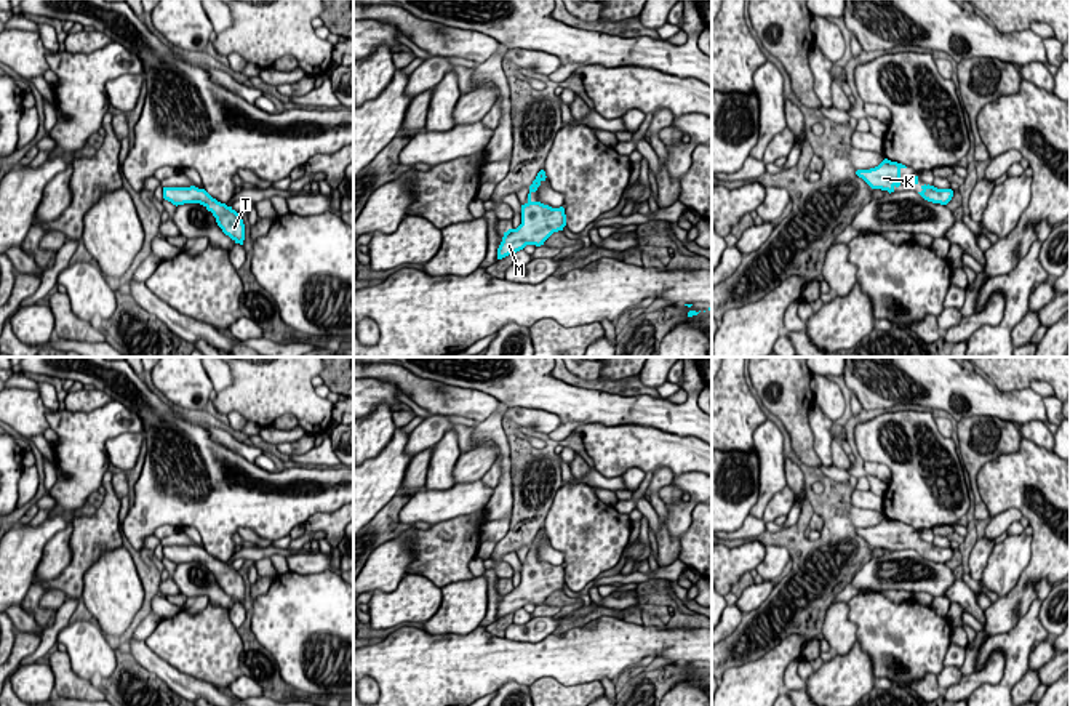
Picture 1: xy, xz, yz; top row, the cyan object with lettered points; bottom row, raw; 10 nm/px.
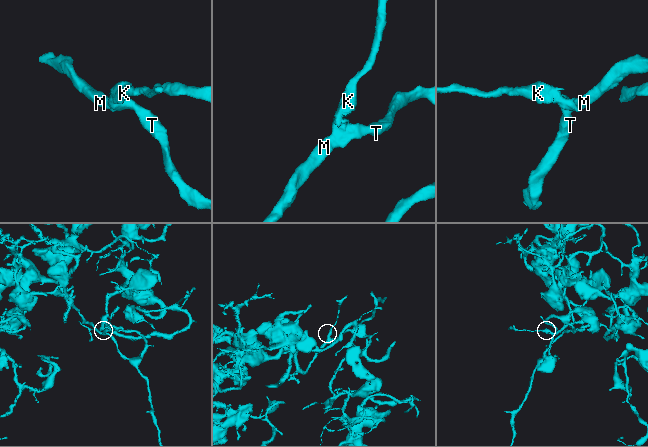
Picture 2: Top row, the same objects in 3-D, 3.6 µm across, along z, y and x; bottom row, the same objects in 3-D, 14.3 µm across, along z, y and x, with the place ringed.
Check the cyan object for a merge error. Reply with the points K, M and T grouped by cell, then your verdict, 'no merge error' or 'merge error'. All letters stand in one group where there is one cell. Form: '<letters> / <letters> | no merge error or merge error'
K M T | no merge error

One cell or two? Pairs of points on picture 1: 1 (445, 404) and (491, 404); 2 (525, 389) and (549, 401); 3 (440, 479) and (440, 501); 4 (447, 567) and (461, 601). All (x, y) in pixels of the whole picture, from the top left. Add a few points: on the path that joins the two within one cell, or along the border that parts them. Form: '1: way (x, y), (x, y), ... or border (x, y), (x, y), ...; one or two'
1: way (456, 404), (480, 404); one
2: way (531, 389), (538, 389), (542, 394); one
3: border (455, 485), (448, 489), (424, 489); two
4: border (474, 577), (464, 581), (451, 581), (440, 588); two

